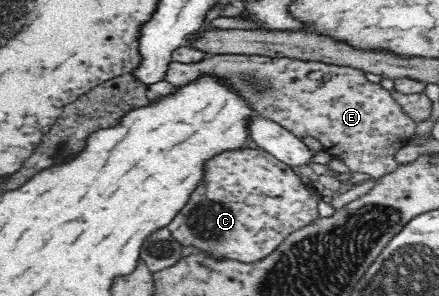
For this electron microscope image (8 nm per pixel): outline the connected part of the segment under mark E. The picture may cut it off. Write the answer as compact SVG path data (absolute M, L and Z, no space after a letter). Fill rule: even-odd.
M210 55L197 63L172 61L164 80L179 87L191 83L203 74L221 77L225 84L235 87L237 94L253 108L256 115L281 125L300 139L311 136L319 140L324 145L323 150L332 158L343 161L351 173L361 173L366 177L380 178L393 173L399 165L395 161L395 154L409 143L417 129L417 122L401 109L390 91L379 83L369 82L365 78L366 72L361 69L319 61L297 61L259 55Z

